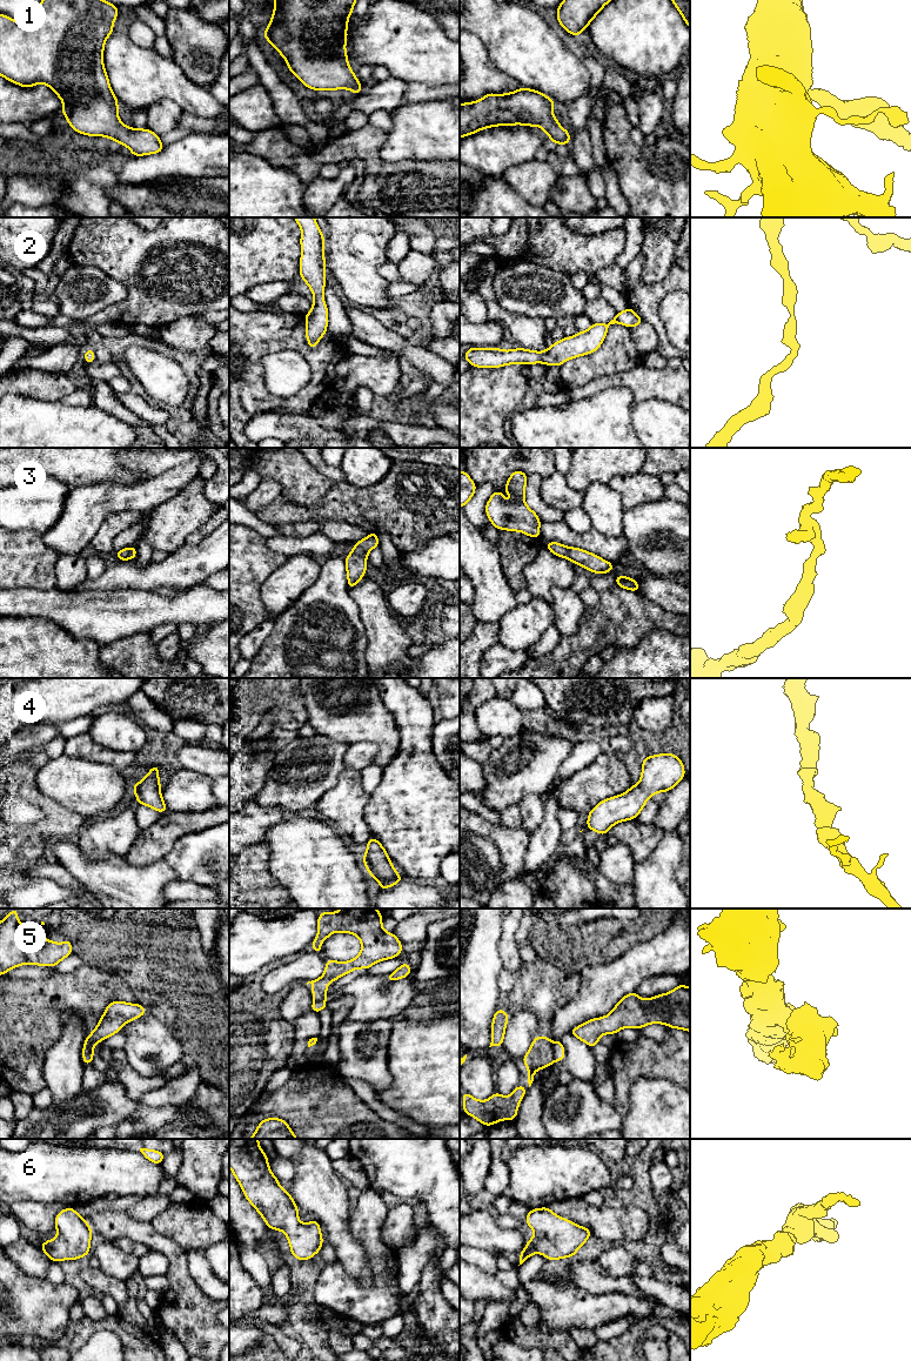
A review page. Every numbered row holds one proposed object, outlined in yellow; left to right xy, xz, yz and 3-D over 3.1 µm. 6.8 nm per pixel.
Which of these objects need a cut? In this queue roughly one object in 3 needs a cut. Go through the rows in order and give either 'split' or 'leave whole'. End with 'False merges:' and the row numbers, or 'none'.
1: leave whole
2: leave whole
3: leave whole
4: leave whole
5: split
6: leave whole
False merges: 5

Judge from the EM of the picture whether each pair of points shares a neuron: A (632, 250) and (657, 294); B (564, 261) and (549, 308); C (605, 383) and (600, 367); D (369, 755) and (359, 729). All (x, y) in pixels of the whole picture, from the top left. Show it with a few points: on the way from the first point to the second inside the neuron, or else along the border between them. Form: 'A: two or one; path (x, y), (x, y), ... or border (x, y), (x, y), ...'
A: two; border (640, 253), (624, 269)
B: two; border (535, 262), (563, 272), (569, 276)
C: two; border (630, 369), (610, 375), (600, 375), (577, 387)
D: two; border (350, 743), (373, 742), (377, 749), (374, 762)

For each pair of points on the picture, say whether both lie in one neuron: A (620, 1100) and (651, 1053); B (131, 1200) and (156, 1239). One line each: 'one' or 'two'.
A: one
B: two

